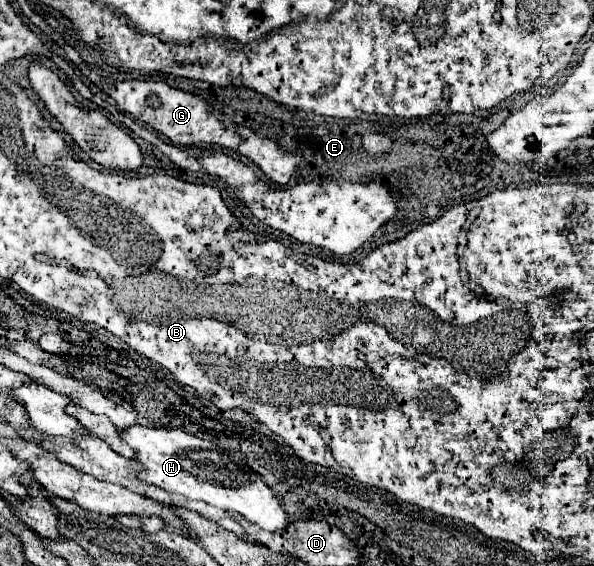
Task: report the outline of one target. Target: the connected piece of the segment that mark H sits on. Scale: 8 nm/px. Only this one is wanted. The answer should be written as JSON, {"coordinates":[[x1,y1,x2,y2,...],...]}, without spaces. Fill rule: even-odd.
{"coordinates":[[129,426,119,434,137,454,137,462,143,470,135,470,137,478,147,484,155,484,167,492,181,494,185,498,203,500,217,508,235,510,249,518,253,524,267,532,281,530,289,524,279,500,273,496,271,488,245,464,237,464,223,450,217,450,213,442,187,434,183,430,149,428,149,426]]}

